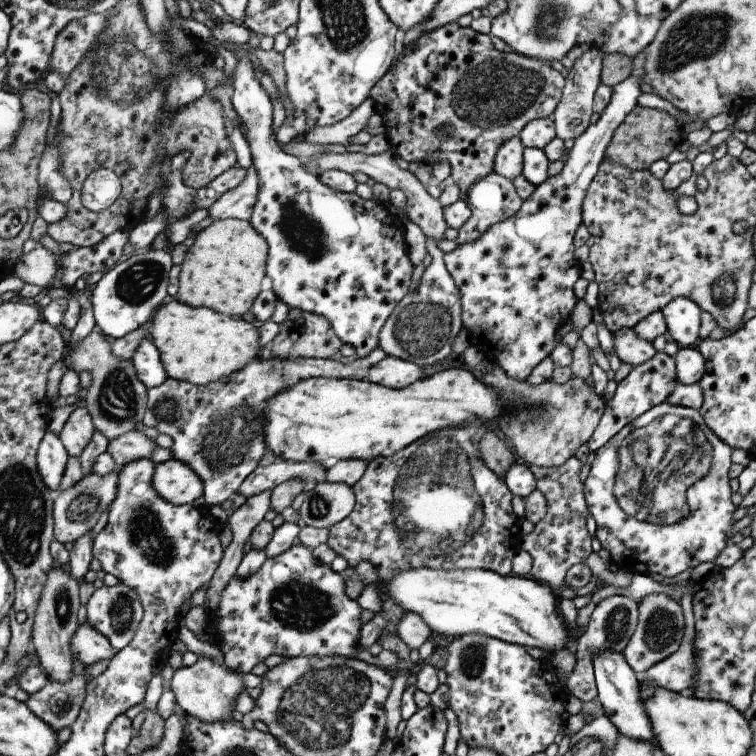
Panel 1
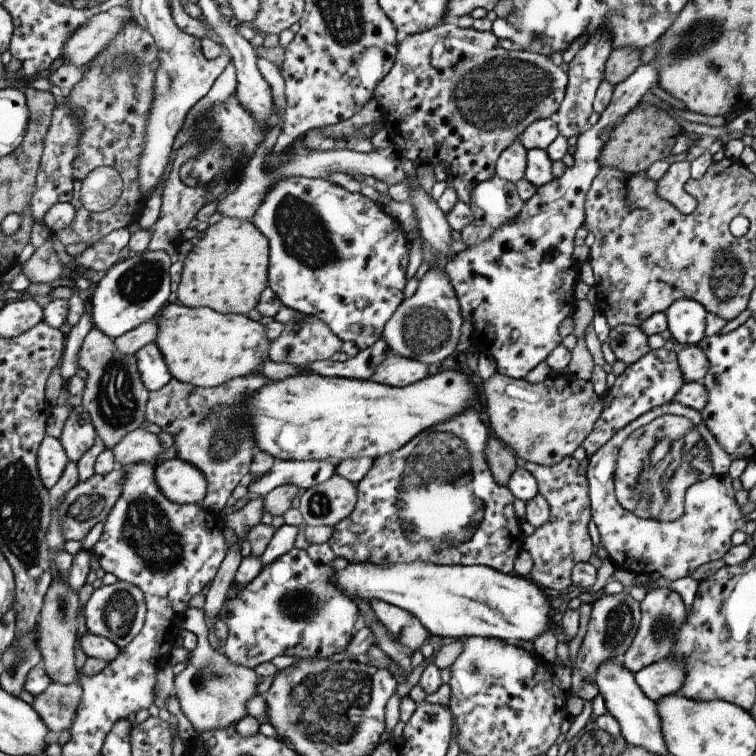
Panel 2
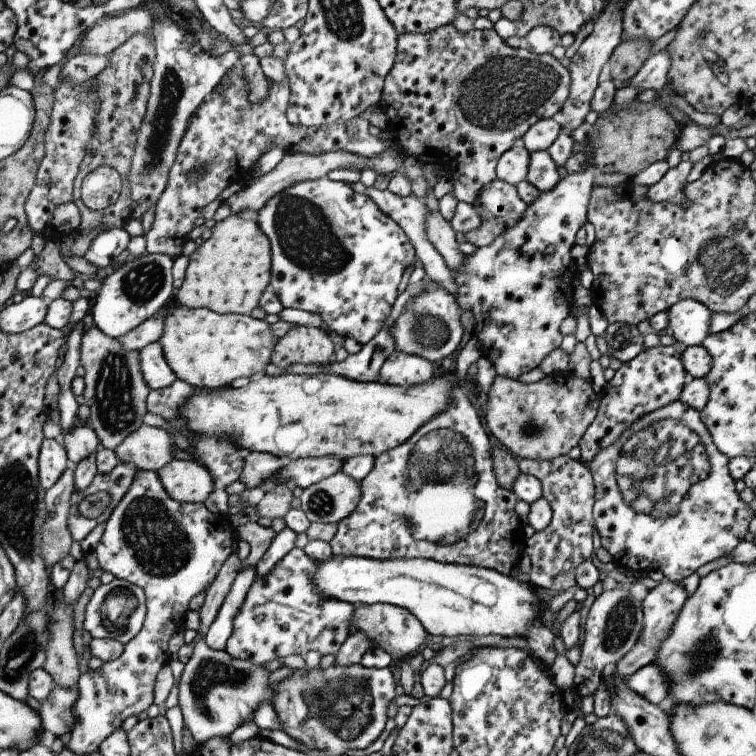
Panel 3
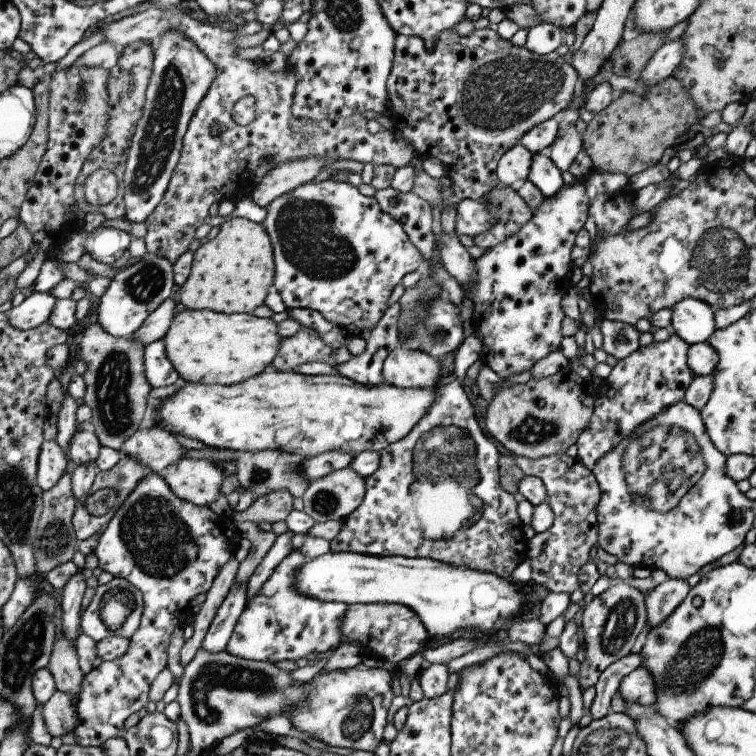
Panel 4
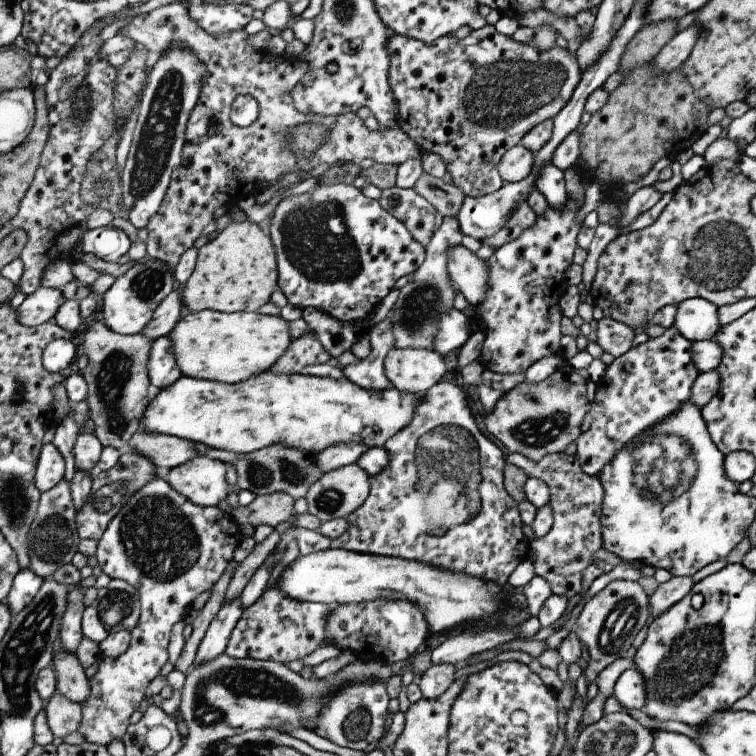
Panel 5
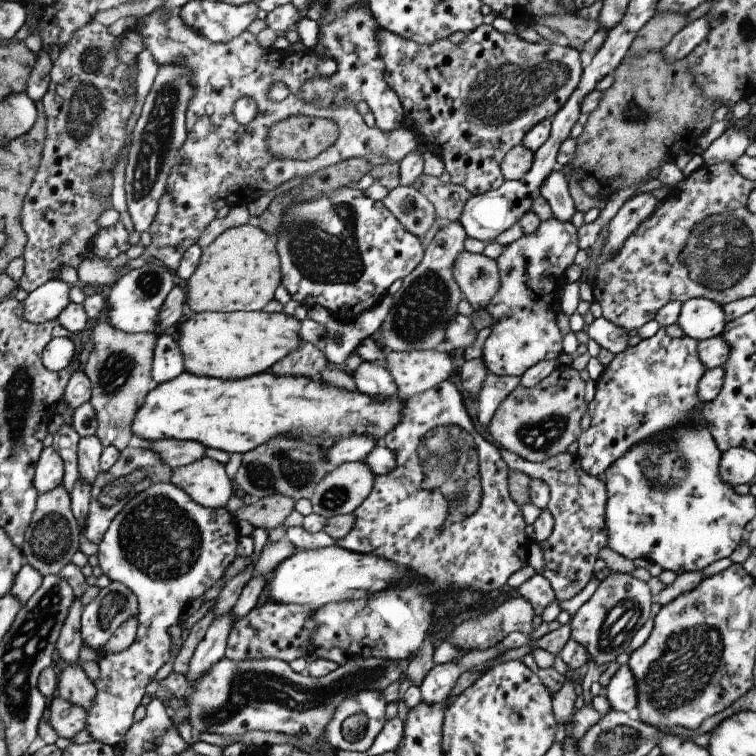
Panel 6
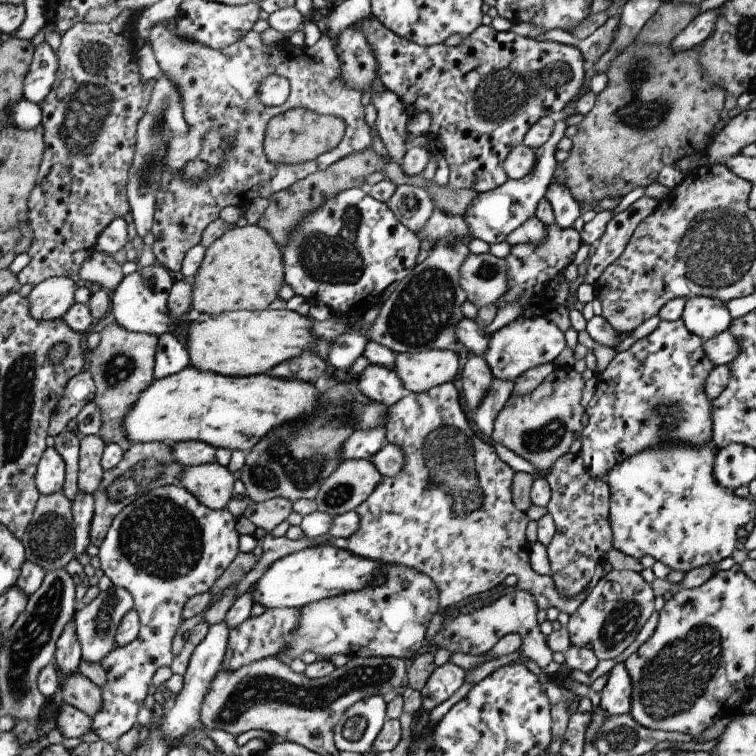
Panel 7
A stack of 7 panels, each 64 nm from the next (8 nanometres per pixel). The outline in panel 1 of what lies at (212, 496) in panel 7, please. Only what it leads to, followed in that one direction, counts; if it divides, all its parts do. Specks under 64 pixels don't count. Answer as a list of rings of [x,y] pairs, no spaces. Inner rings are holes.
[[[176,459],[155,464],[152,486],[158,495],[173,505],[192,505],[204,492],[203,482],[198,475]]]

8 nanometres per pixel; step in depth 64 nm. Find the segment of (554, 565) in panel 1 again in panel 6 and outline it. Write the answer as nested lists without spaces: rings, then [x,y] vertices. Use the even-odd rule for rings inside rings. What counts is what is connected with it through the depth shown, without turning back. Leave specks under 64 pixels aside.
[[[500,449],[502,460],[509,470],[518,470],[532,479],[544,480],[551,491],[547,510],[554,518],[554,529],[546,542],[539,544],[544,553],[544,572],[542,576],[550,580],[557,600],[574,599],[594,577],[594,566],[599,564],[598,553],[608,548],[608,528],[606,527],[606,484],[599,477],[589,476],[575,454],[570,452],[556,454],[548,462],[530,462]]]

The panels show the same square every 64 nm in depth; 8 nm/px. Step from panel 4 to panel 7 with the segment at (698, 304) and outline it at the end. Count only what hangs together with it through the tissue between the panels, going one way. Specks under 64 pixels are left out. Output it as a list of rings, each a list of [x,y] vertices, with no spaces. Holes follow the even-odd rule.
[[[704,296],[686,299],[681,318],[686,328],[703,342],[725,332],[732,322],[726,303]]]

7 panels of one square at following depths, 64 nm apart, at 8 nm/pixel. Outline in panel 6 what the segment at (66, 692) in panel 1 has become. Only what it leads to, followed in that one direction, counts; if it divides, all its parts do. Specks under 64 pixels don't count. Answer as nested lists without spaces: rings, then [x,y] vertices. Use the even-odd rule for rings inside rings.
[[[54,696],[49,700],[46,718],[58,737],[72,739],[86,728],[87,712],[64,698]]]

